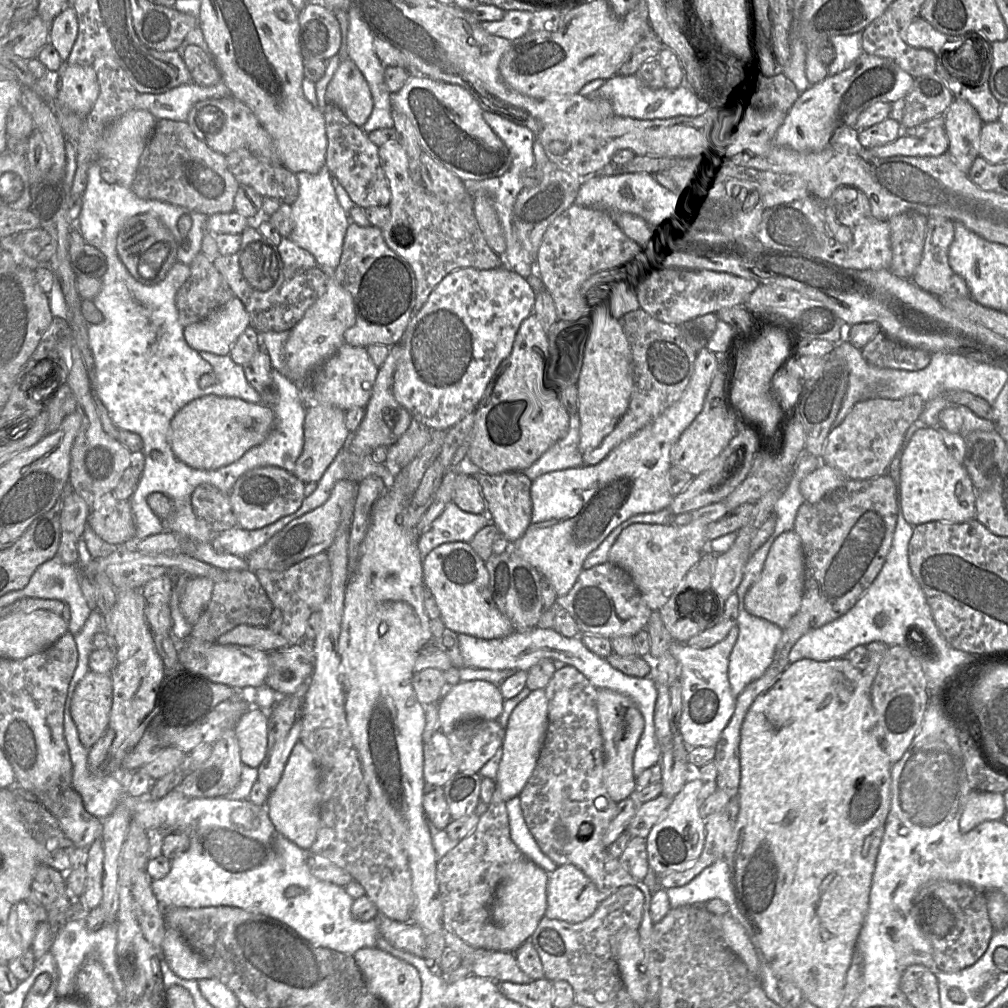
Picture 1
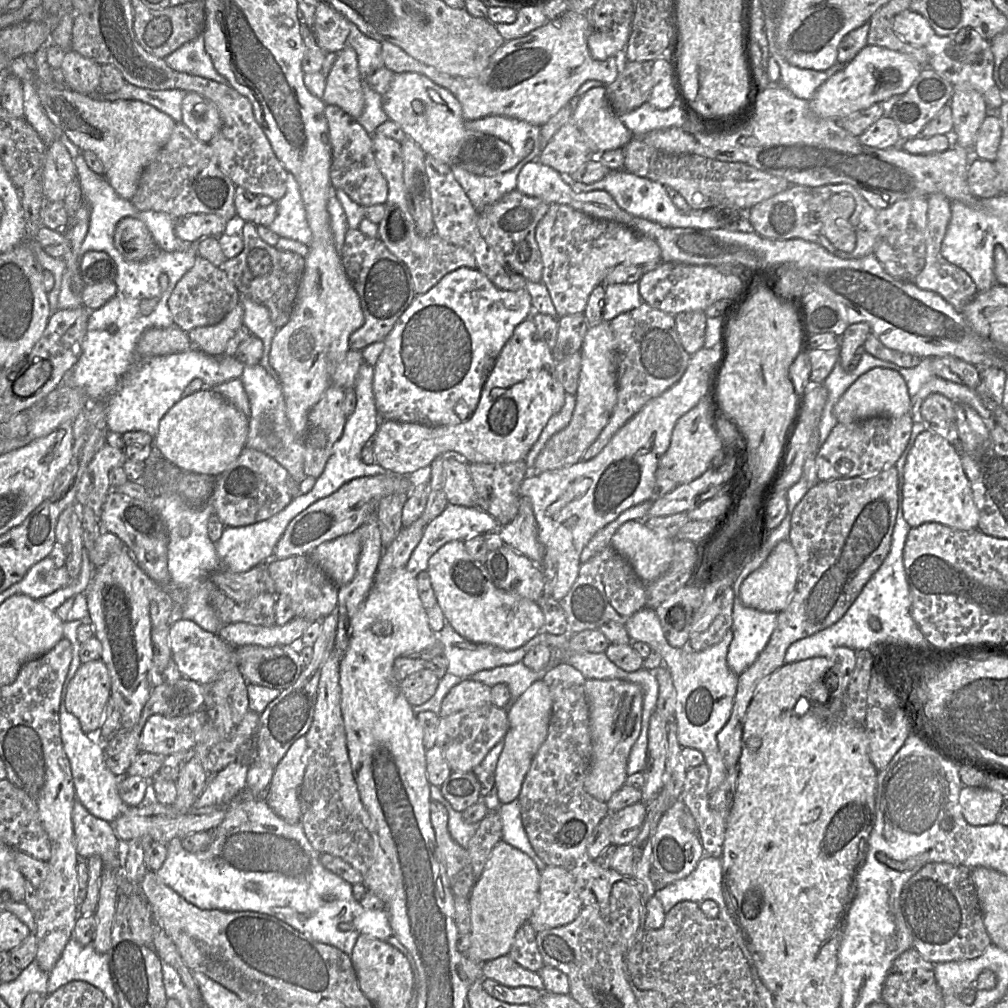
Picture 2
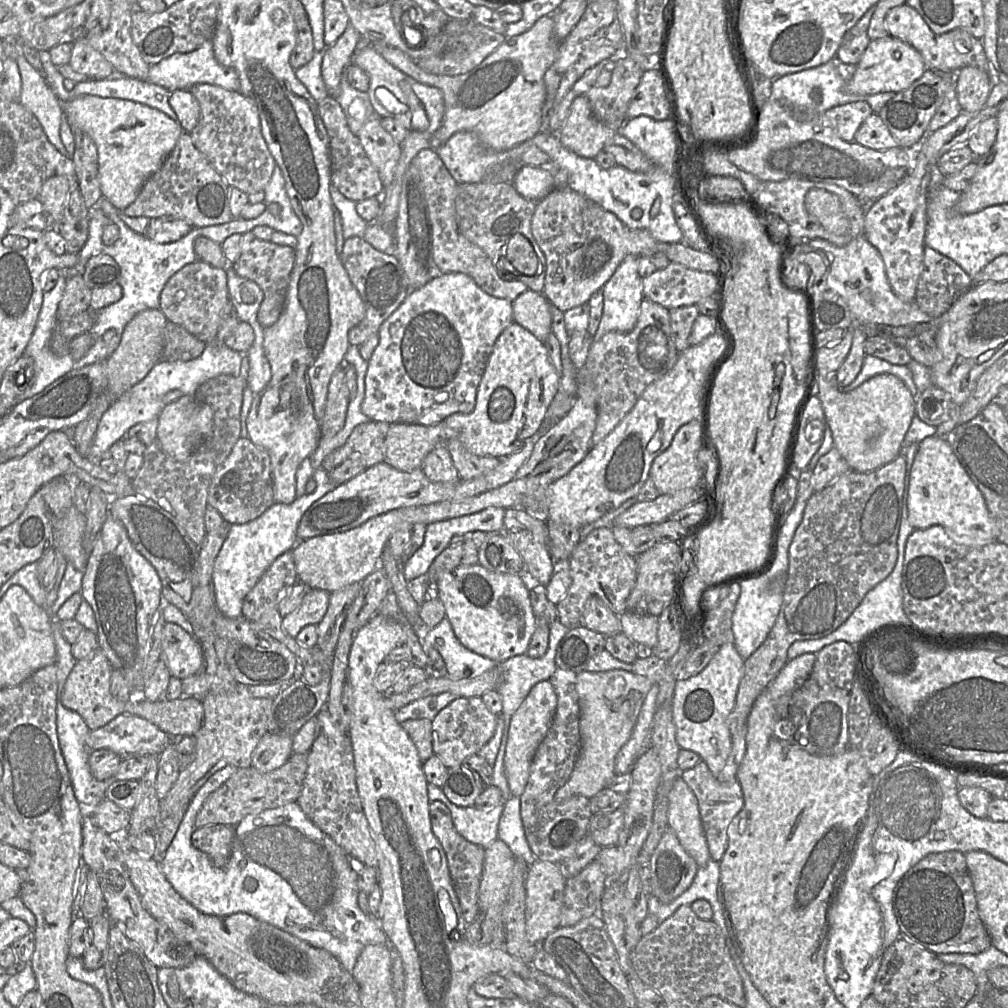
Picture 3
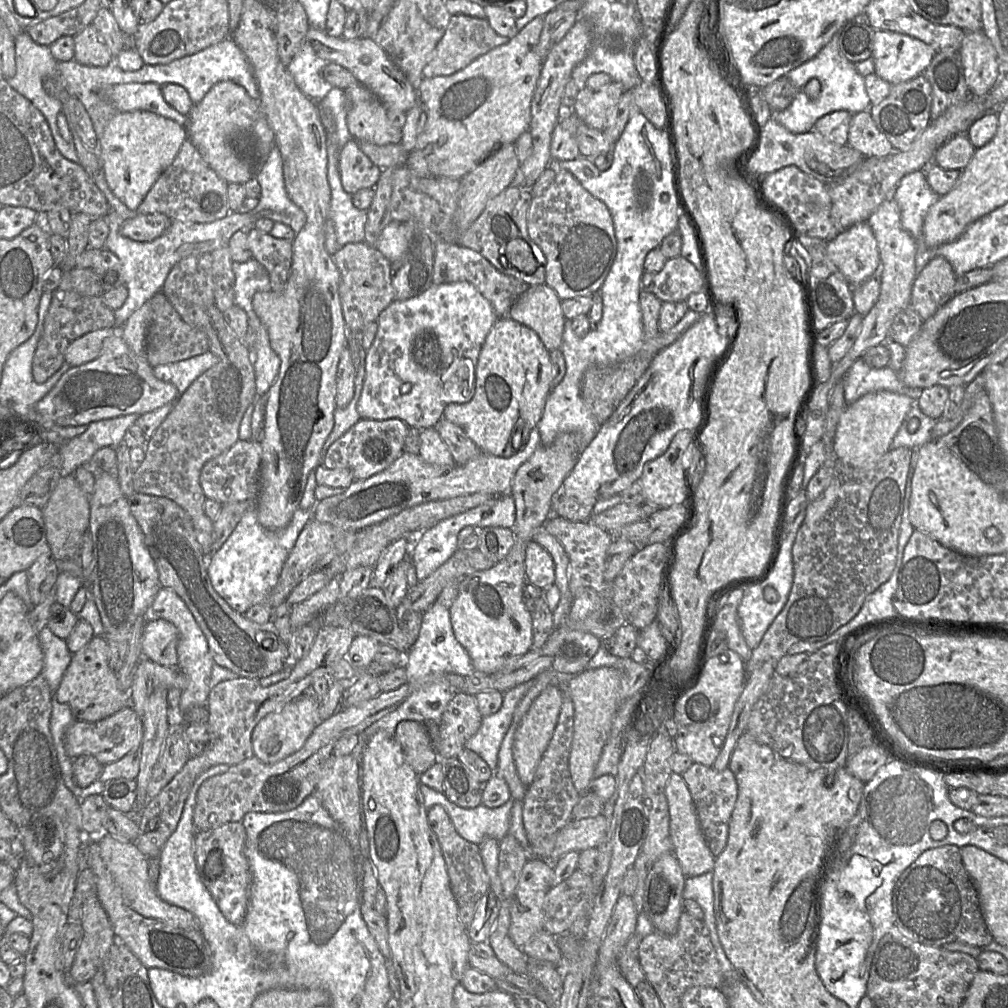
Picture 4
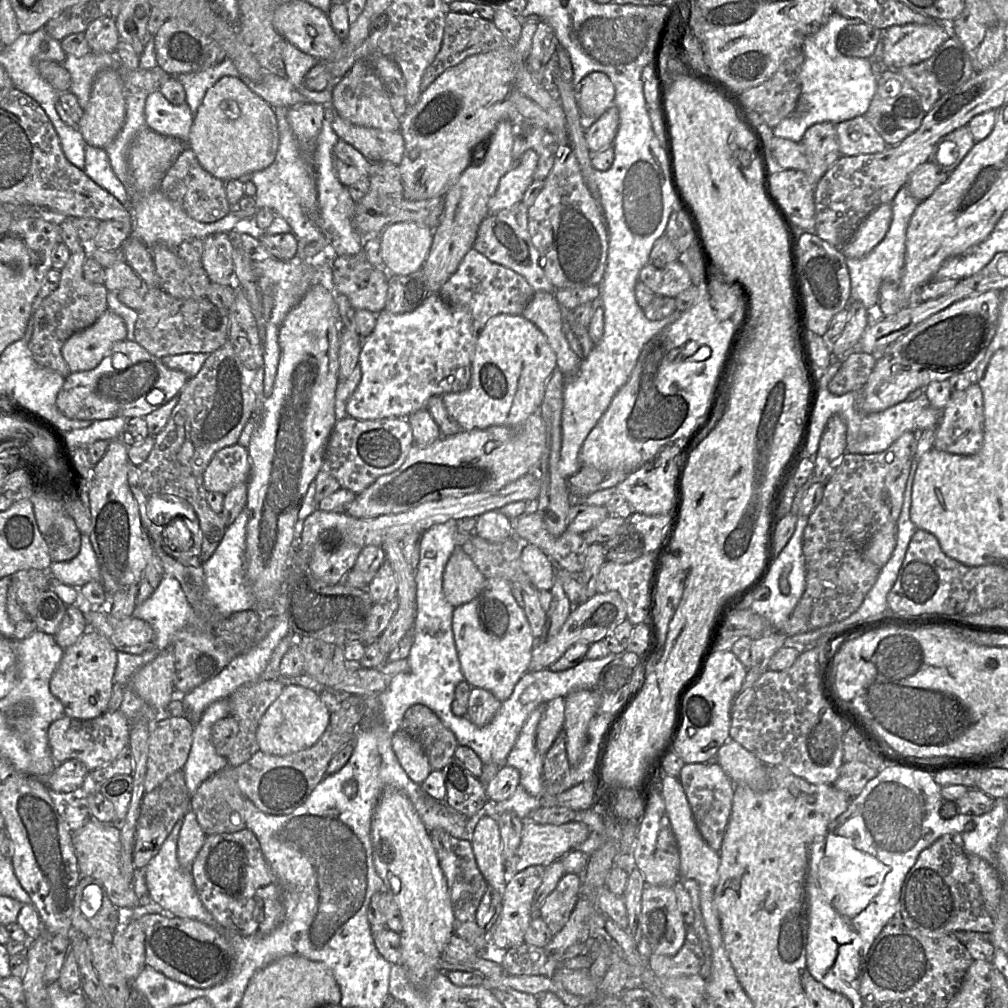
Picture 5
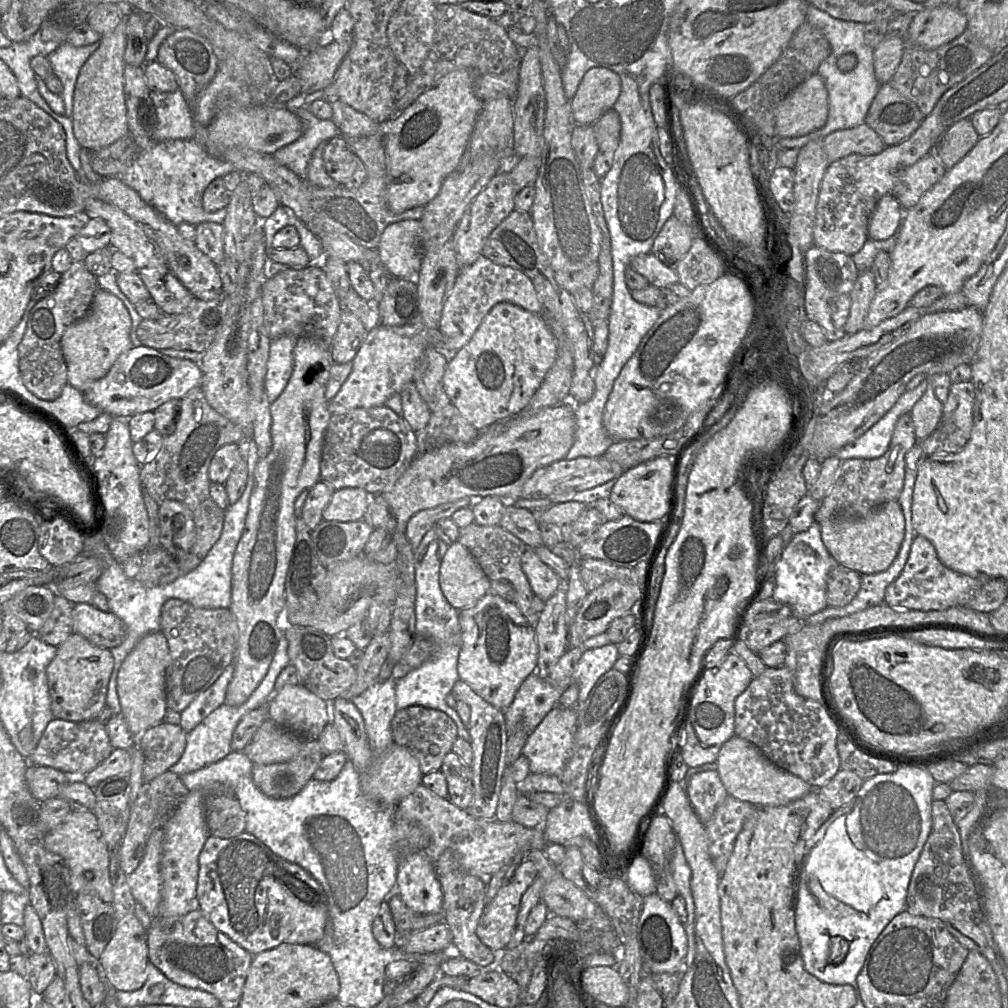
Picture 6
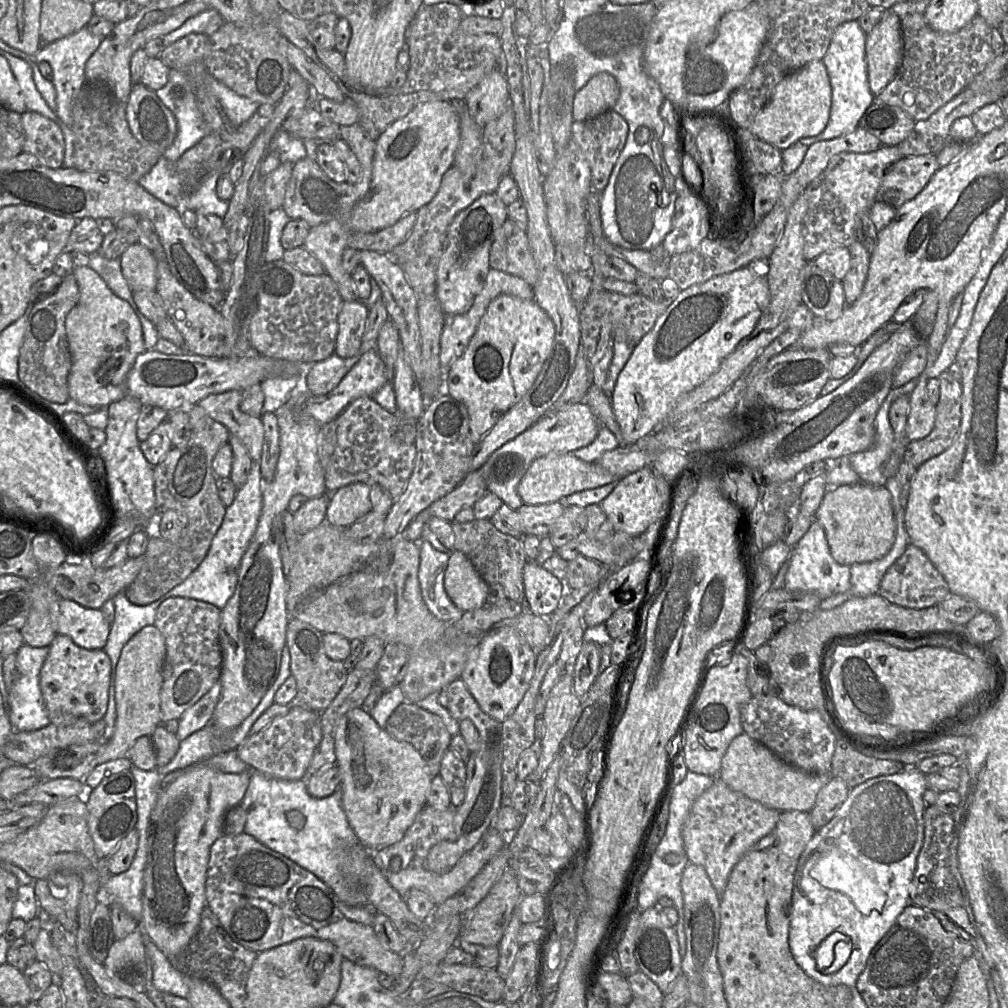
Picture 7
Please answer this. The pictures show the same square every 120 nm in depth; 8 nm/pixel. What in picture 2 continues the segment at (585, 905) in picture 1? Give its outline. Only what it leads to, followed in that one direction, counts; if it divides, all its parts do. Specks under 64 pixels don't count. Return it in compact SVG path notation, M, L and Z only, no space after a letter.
M547 865L540 873L539 905L529 920L535 933L573 922L582 908L573 876L562 867Z

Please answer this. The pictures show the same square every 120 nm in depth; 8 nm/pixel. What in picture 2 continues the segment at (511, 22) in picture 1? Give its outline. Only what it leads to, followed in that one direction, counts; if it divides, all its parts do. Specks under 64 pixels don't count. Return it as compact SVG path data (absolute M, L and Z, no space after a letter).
M542 2L535 6L521 6L517 12L517 19L514 23L495 24L496 29L505 41L523 37L531 31L548 23L548 18L543 12Z

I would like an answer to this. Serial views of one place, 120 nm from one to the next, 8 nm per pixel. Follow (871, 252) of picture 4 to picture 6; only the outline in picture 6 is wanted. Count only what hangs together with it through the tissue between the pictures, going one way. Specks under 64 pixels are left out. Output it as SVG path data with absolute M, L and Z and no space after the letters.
M892 194L881 197L870 218L867 230L868 239L886 240L899 230L903 208Z

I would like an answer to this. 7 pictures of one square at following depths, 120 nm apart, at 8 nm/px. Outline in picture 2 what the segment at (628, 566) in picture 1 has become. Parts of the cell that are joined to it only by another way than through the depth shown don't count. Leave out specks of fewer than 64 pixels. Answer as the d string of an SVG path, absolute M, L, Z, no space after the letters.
M630 520L614 533L611 546L628 560L639 578L647 584L669 568L674 539L659 536L643 521Z

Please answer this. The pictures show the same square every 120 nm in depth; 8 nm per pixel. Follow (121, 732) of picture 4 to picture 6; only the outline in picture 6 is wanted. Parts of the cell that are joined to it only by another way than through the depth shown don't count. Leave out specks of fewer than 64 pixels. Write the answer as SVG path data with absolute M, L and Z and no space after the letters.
M53 718L27 760L30 765L52 767L70 776L85 776L103 762L113 750L106 725L100 723L97 719L66 721Z

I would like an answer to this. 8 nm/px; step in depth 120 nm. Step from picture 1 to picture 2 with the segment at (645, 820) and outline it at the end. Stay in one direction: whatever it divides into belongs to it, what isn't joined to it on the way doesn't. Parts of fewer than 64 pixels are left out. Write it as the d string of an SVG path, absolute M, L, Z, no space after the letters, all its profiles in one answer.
M637 802L617 812L612 812L610 843L630 844L641 831L646 817L646 804Z

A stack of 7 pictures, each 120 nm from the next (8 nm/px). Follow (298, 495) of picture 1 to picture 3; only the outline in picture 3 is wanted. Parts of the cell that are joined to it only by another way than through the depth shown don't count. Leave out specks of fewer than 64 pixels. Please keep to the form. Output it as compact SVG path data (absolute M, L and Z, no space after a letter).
M240 437L231 453L215 473L208 490L208 505L216 509L229 524L244 524L262 515L275 503L271 459L269 454L249 438Z

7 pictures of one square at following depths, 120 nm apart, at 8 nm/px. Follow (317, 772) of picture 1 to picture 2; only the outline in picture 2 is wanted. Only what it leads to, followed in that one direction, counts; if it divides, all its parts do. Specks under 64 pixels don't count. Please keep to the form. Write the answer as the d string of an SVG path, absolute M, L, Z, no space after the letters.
M299 737L274 771L266 803L289 824L301 822L300 788L307 767L307 739Z

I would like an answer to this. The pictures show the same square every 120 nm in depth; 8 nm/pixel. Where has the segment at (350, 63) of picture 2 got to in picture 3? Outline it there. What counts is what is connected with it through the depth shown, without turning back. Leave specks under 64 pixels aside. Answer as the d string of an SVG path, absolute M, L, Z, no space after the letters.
M349 25L336 42L323 51L322 78L328 95L336 98L345 68L351 63L362 37Z

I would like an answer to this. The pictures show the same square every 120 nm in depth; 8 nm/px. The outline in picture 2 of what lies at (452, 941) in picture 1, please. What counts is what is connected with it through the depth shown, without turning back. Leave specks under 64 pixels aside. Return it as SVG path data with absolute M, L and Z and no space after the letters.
M508 955L487 961L483 965L483 978L494 980L510 988L526 986L545 991L539 973L521 967Z

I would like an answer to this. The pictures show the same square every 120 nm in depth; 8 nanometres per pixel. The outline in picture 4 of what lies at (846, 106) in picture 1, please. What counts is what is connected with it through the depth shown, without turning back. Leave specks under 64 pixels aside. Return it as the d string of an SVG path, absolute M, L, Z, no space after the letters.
M886 30L875 32L874 73L891 85L922 75L935 54L932 46L909 35Z

